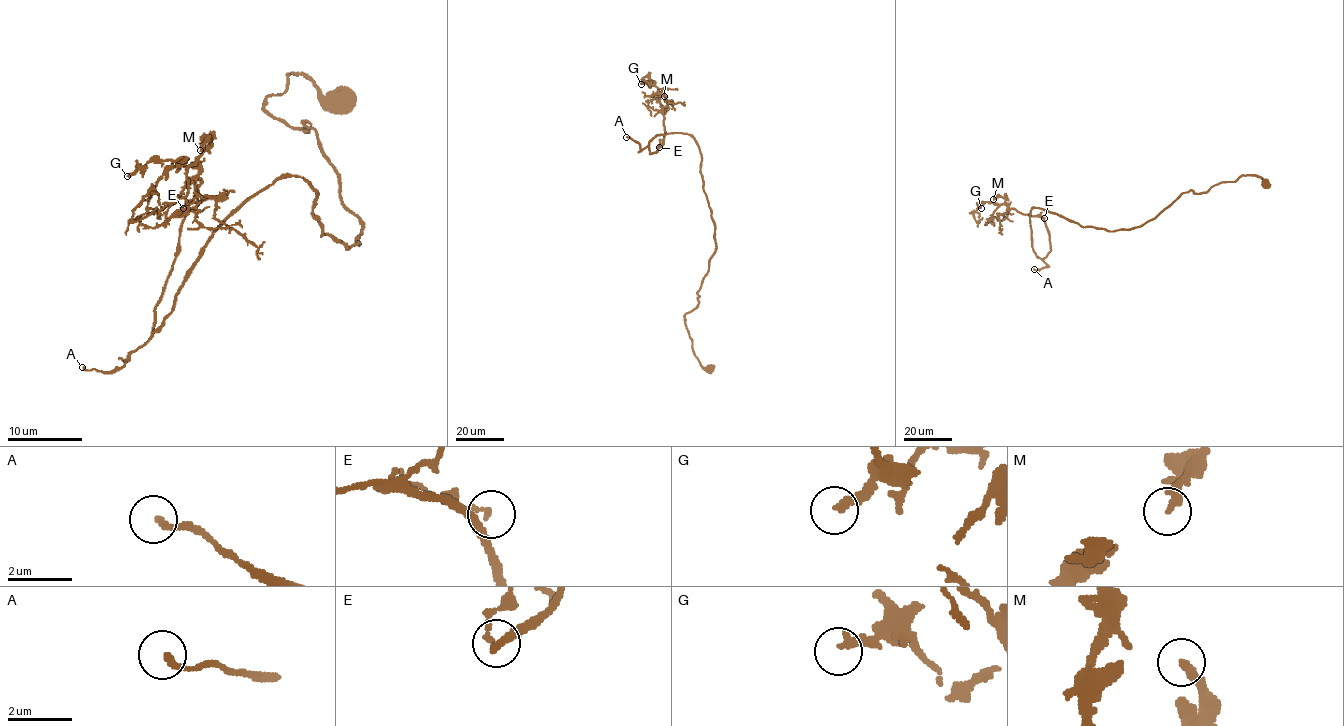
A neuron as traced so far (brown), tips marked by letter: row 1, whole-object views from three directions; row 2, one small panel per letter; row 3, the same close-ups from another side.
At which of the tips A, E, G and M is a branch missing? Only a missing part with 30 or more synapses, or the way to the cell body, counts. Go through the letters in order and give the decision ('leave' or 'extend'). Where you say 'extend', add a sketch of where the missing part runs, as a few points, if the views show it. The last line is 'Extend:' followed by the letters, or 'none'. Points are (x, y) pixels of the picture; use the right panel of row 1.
A: leave
E: leave
G: leave
M: leave
Extend: none

